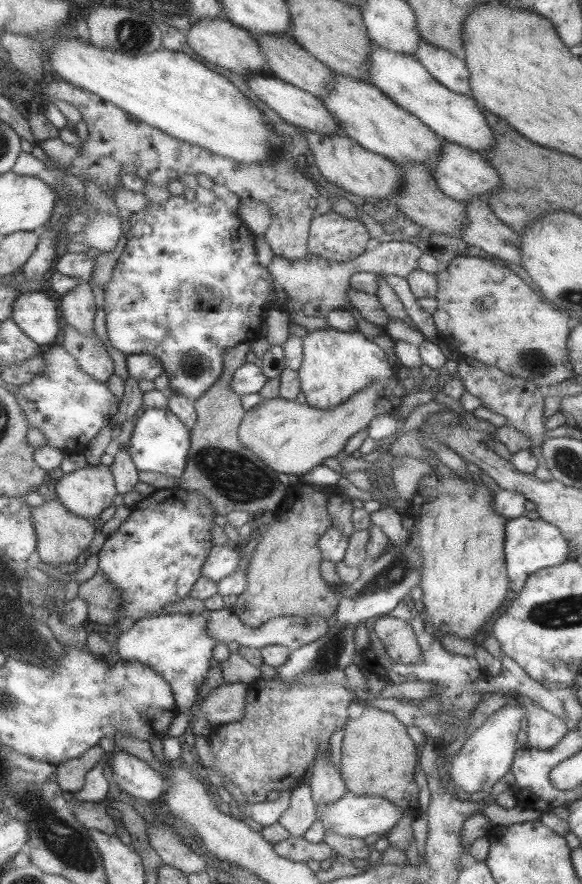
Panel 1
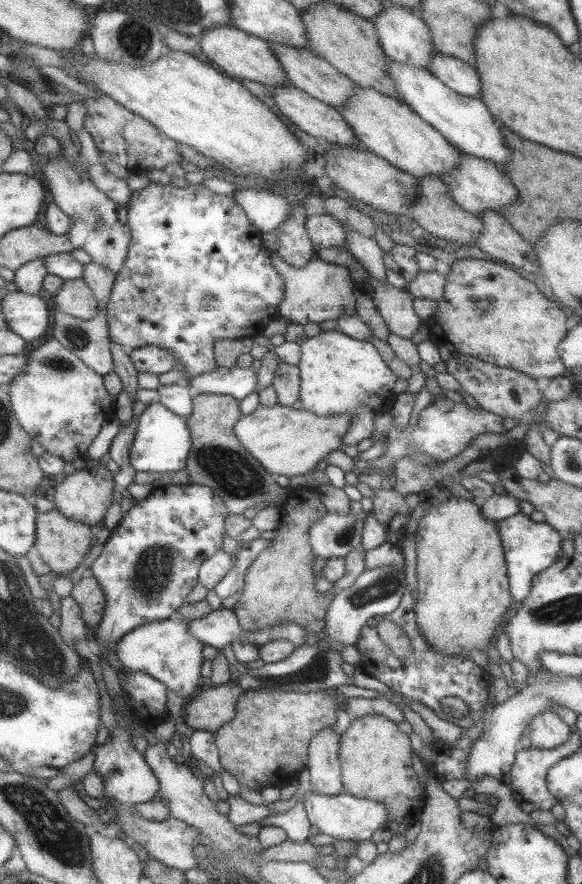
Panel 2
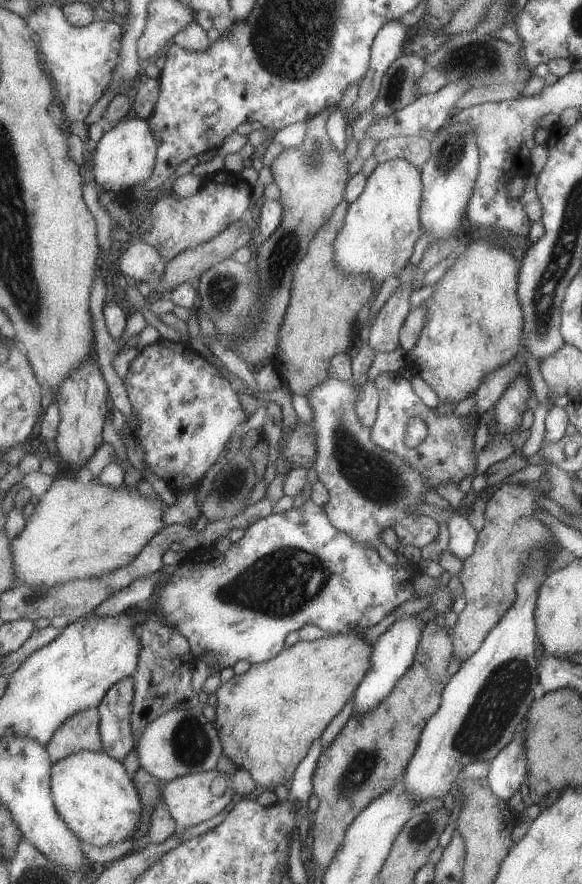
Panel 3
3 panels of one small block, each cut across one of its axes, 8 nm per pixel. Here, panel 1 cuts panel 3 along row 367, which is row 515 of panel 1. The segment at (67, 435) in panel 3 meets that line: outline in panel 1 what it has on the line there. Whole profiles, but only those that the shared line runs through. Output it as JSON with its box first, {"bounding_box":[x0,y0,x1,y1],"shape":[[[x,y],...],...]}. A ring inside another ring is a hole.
{"bounding_box":[54,462,116,522],"shape":[[[98,462],[63,473],[54,489],[69,513],[94,522],[105,507],[113,504],[116,494],[110,467]]]}

